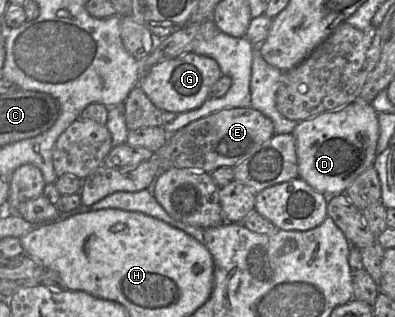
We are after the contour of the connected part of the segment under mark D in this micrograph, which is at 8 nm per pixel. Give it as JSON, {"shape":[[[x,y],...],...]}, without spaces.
{"shape":[[[357,101],[311,118],[299,121],[293,129],[296,141],[299,177],[305,180],[316,191],[328,197],[344,193],[354,179],[369,166],[373,166],[377,156],[376,148],[379,138],[378,112],[371,103]]]}

